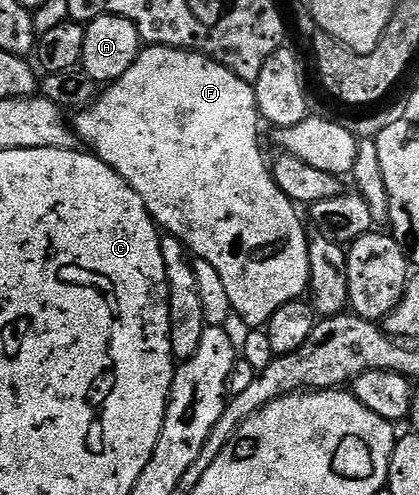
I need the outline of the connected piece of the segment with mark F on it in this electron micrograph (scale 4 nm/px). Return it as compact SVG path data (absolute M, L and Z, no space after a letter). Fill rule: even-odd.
M147 45L139 49L132 68L128 68L124 76L109 83L103 90L106 91L103 94L101 91L86 109L79 110L73 115L72 129L77 141L97 154L101 162L111 166L134 189L140 196L140 200L144 200L151 218L169 237L178 238L195 259L201 260L205 265L216 268L216 272L220 272L224 292L228 292L230 309L236 318L239 318L246 328L262 328L273 314L280 308L284 308L284 304L299 301L310 289L310 261L308 260L310 239L307 227L304 222L304 227L302 227L302 222L298 219L299 207L288 196L284 196L284 192L280 192L271 167L268 165L268 158L266 162L265 156L262 155L262 142L258 139L260 119L253 85L240 80L240 76L236 76L213 58L207 58L206 55L198 54L194 50L177 50L174 46Z

